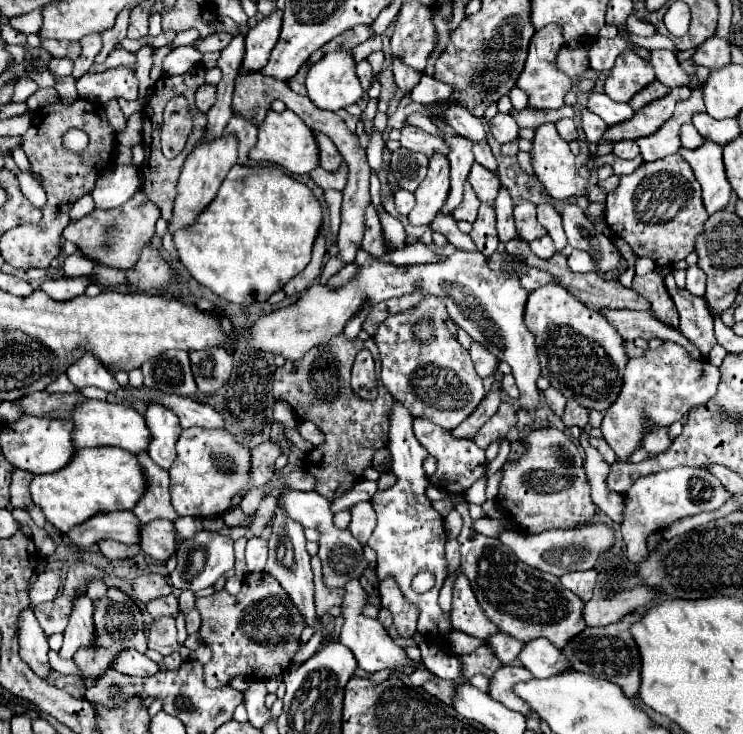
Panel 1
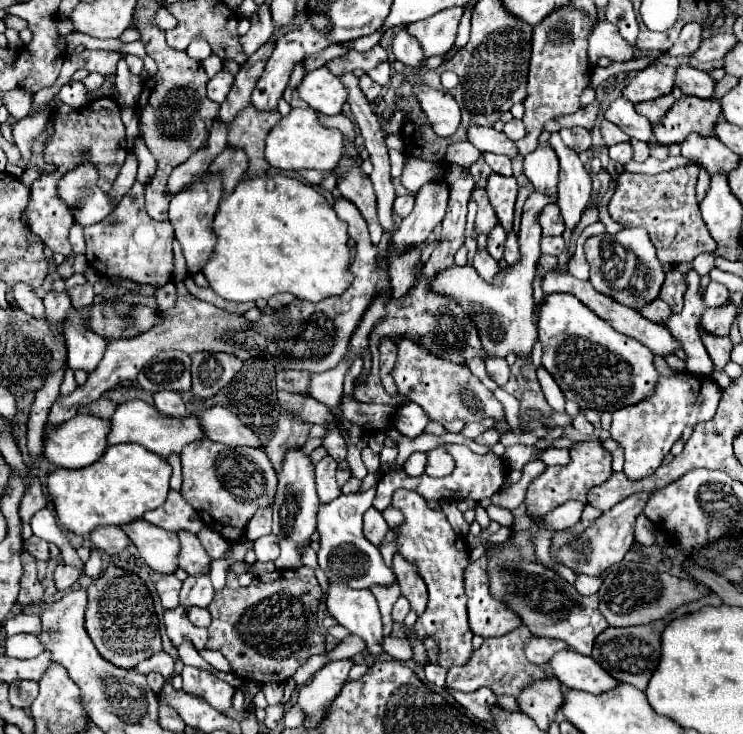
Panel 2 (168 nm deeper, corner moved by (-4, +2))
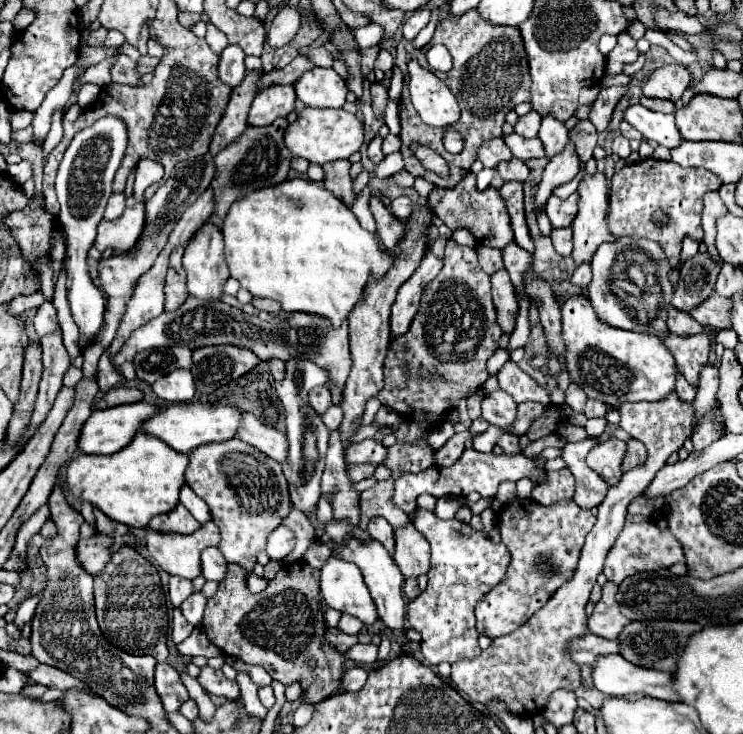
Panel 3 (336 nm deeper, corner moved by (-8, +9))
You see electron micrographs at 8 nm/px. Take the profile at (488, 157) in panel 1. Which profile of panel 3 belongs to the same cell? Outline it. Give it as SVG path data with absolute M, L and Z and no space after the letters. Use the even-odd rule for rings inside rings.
M513 157L509 161L501 161L497 165L497 171L503 181L527 181L527 177L529 177L527 165L517 157Z

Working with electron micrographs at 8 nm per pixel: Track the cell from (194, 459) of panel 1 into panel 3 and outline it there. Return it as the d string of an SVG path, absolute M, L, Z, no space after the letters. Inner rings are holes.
M233 437L223 443L209 443L193 449L189 453L185 479L211 509L211 517L221 531L219 551L223 557L229 563L245 567L247 575L253 573L257 553L265 549L267 535L291 511L281 465L259 449L253 449L253 445Z

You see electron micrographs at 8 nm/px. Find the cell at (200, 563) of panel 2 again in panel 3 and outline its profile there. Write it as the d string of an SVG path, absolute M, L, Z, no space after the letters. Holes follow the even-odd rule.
M209 547L201 553L201 575L211 581L223 581L227 571L227 561L221 557L221 551L217 547Z

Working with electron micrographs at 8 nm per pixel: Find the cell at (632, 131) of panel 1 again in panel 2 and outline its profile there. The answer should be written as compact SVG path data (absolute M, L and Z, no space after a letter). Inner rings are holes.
M683 96L665 114L665 120L653 126L655 138L661 144L681 144L689 134L713 136L715 124L721 118L719 100L701 100Z

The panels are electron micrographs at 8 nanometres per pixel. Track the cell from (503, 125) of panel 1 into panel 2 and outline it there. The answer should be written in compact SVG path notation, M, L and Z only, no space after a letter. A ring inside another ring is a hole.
M511 120L511 122L507 122L505 124L505 128L503 128L503 132L511 138L511 140L521 140L521 138L525 138L525 134L527 134L527 130L525 130L525 126L523 126L523 122L521 120Z

